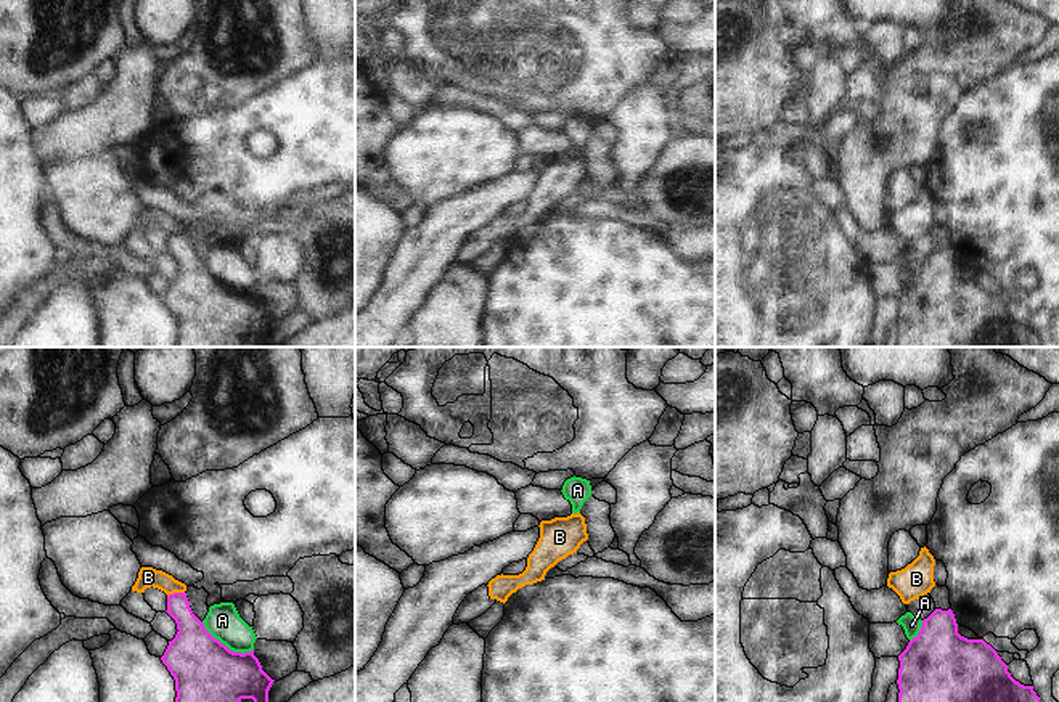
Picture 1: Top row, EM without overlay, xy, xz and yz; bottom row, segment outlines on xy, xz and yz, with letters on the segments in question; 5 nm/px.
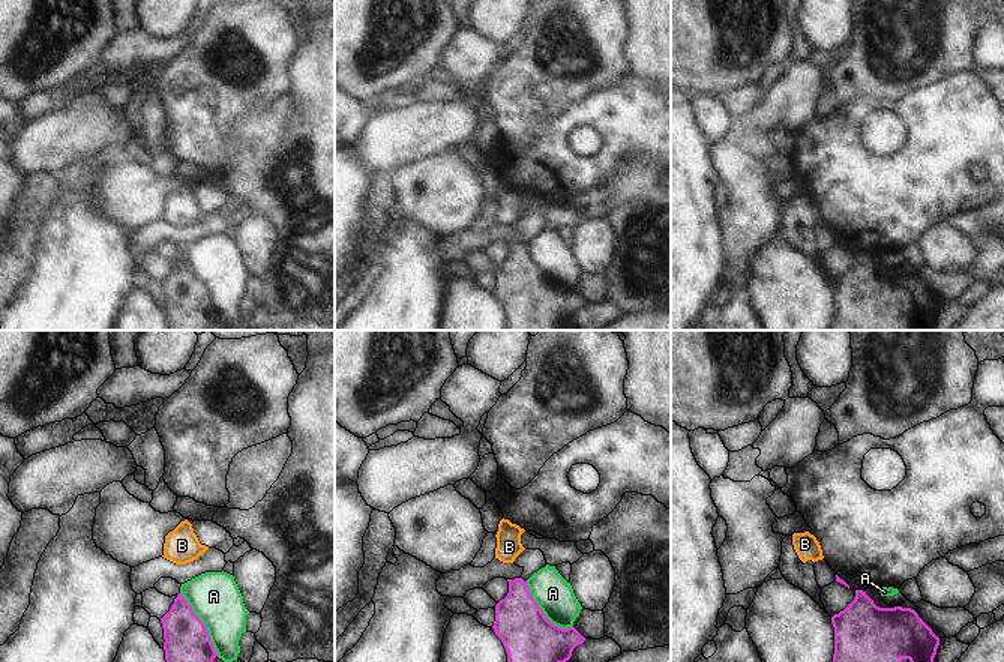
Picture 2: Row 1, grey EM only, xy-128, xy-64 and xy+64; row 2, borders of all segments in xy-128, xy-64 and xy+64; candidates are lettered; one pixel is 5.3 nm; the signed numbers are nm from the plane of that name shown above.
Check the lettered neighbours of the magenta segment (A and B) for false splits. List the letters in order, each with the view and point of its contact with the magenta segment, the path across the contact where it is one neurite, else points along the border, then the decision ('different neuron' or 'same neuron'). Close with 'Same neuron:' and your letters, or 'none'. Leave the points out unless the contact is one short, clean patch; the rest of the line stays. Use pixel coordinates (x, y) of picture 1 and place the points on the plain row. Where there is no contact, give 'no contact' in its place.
A: meets magenta in xy at (225, 286); different neuron
B: meets magenta in xy at (175, 233); border along xy (183, 232), (174, 232), (167, 236); different neuron
Same neuron: none

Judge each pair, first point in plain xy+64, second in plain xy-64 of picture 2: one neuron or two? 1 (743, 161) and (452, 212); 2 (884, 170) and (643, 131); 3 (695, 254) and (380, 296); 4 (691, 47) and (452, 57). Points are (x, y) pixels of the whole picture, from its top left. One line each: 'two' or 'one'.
1: one
2: one
3: two
4: two

